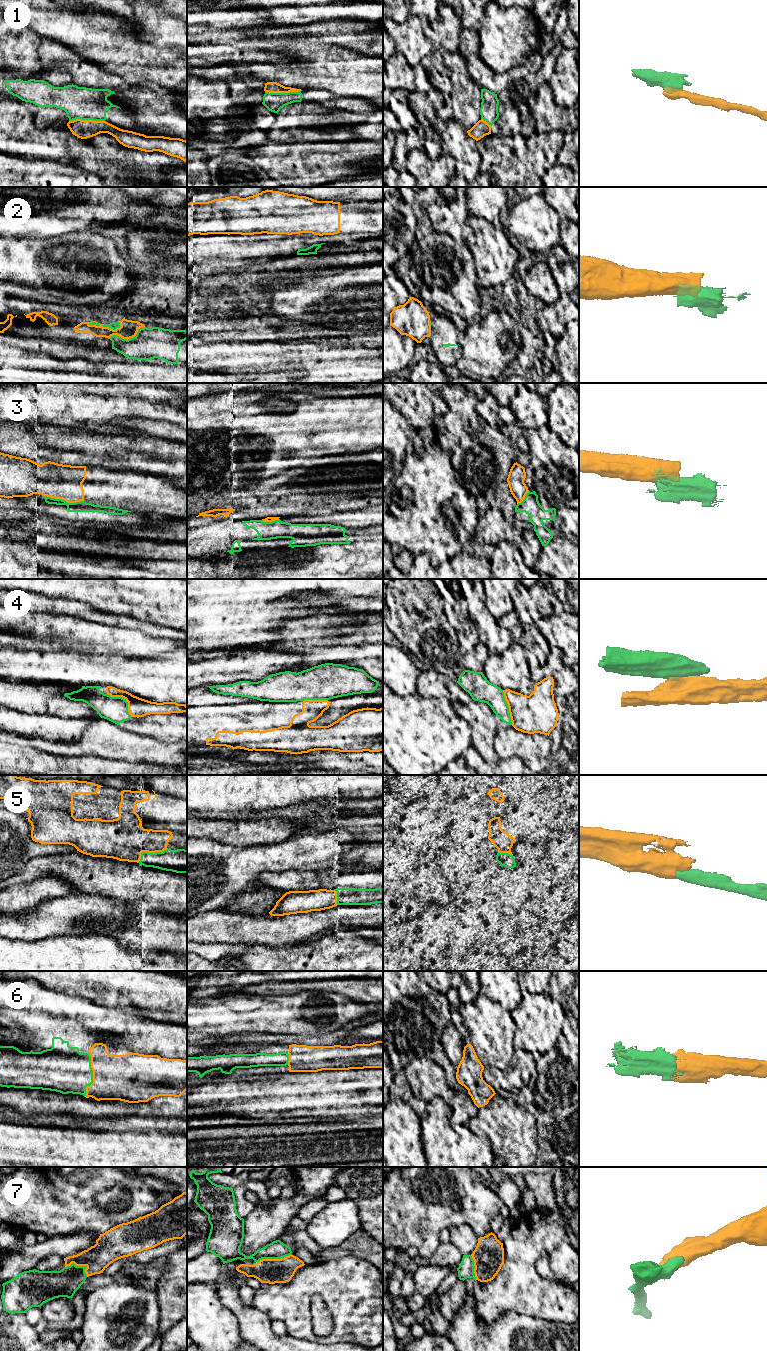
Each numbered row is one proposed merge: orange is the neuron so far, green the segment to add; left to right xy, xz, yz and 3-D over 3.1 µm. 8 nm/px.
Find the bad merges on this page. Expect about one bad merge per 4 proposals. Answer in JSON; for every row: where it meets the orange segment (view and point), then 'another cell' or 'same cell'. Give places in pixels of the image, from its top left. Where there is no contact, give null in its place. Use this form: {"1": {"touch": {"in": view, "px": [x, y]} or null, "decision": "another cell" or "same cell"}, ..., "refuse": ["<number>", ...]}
{"1": {"touch": {"in": "xy", "px": [86, 120]}, "decision": "another cell"}, "2": {"touch": {"in": "xy", "px": [105, 327]}, "decision": "another cell"}, "3": {"touch": {"in": "xy", "px": [64, 499]}, "decision": "another cell"}, "4": {"touch": {"in": "xy", "px": [123, 697]}, "decision": "another cell"}, "5": {"touch": {"in": "xy", "px": [149, 852]}, "decision": "same cell"}, "6": {"touch": {"in": "xy", "px": [93, 1075]}, "decision": "same cell"}, "7": {"touch": {"in": "xz", "px": [273, 1259]}, "decision": "same cell"}, "refuse": ["1", "2", "3", "4"]}

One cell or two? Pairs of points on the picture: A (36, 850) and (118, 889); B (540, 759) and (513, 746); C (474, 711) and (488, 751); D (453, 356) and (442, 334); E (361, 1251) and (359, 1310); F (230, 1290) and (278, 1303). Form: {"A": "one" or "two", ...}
{"A": "two", "B": "one", "C": "one", "D": "one", "E": "two", "F": "two"}

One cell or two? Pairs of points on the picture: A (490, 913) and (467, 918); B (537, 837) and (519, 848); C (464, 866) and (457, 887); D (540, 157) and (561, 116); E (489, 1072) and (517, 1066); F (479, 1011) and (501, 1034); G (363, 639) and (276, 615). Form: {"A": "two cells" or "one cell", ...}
{"A": "two cells", "B": "two cells", "C": "one cell", "D": "two cells", "E": "one cell", "F": "one cell", "G": "two cells"}

